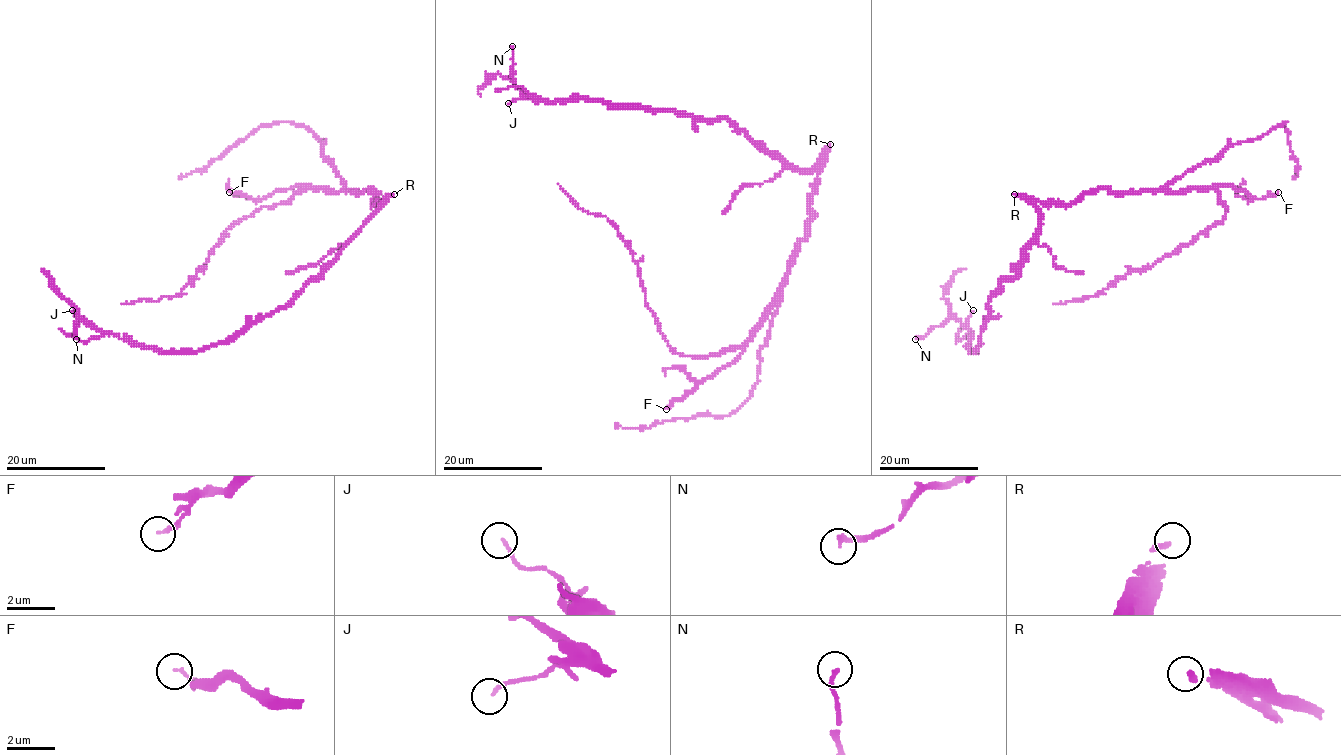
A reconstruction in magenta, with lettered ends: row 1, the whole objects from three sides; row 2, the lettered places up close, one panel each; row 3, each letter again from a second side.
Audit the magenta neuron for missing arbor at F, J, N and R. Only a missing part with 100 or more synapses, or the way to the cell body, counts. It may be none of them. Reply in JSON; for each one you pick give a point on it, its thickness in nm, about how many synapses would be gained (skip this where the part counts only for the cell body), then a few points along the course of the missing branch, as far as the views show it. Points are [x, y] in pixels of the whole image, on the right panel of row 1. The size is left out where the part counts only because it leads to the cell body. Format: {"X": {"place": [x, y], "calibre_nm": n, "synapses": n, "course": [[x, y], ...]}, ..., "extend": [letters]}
{"R": {"place": [1014, 194], "calibre_nm": 240, "synapses": 190}, "extend": ["R"]}

